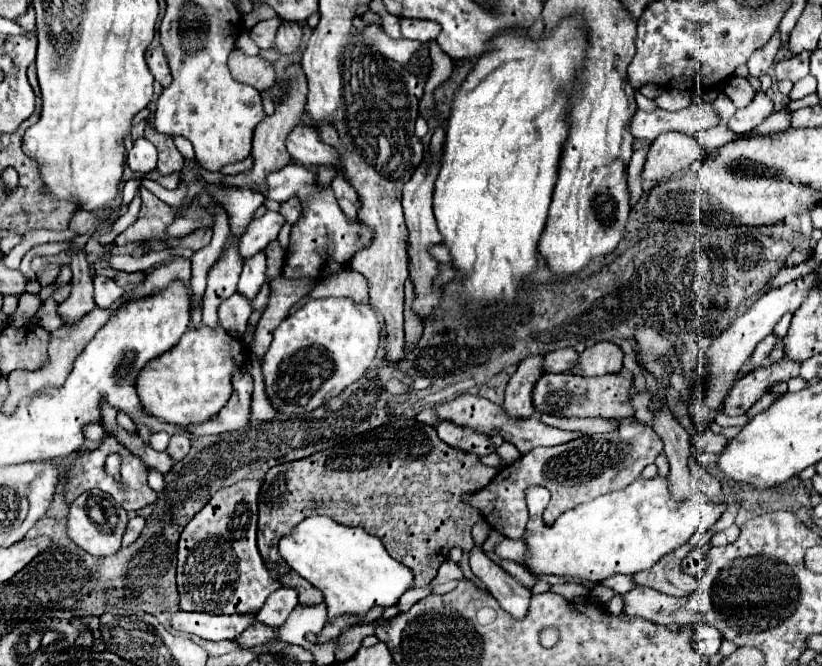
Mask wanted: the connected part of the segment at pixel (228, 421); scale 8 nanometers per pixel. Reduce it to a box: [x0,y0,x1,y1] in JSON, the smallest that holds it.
[188,367,253,435]

